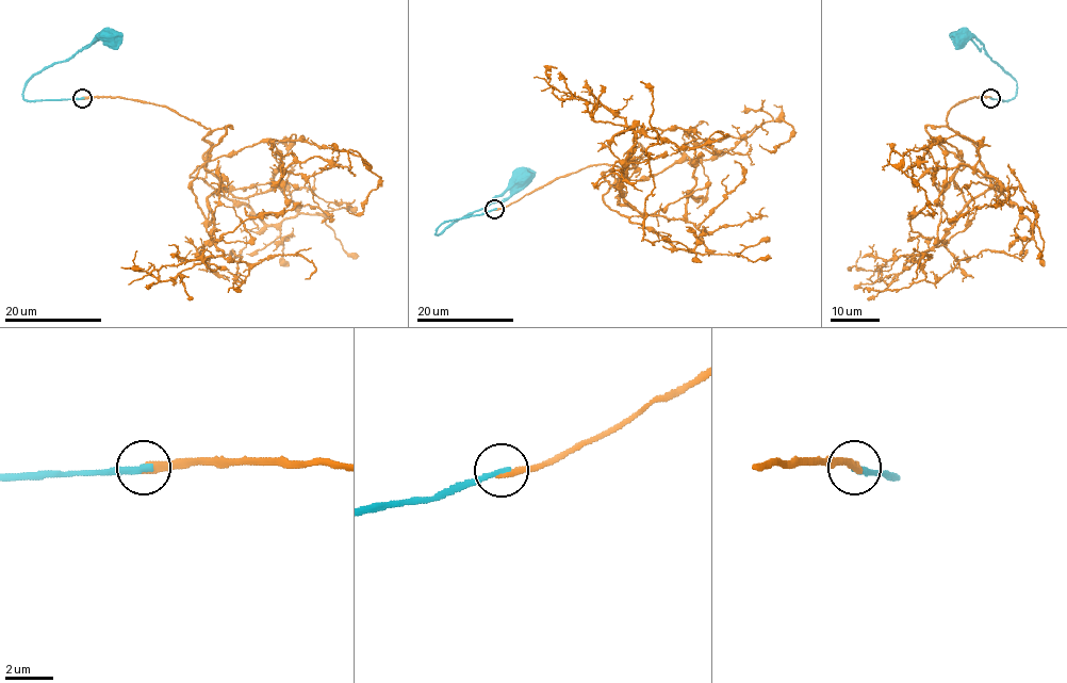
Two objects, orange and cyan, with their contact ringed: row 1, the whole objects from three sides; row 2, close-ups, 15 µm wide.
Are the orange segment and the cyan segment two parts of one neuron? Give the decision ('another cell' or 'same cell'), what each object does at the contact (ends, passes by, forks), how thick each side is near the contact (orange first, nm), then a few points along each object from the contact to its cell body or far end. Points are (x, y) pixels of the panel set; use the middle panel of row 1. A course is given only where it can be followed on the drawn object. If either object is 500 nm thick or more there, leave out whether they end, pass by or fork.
another cell | orange ends | cyan ends | 280/280 nm | orange via (495, 209), (606, 164), (634, 209), (620, 183), (637, 132), (661, 142), (647, 149), (656, 233) | cyan via (495, 209), (445, 222), (436, 233), (483, 209), (521, 177)

